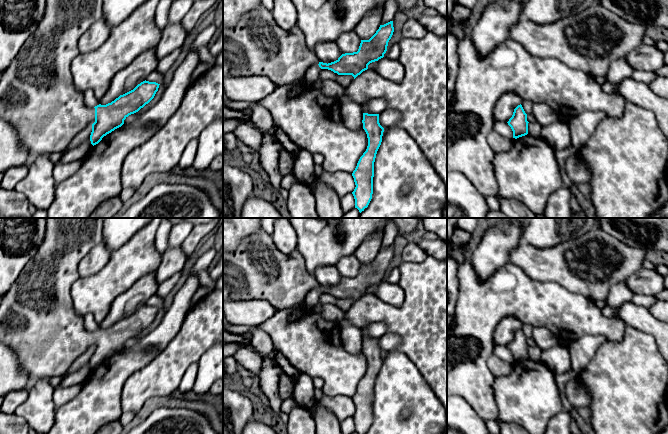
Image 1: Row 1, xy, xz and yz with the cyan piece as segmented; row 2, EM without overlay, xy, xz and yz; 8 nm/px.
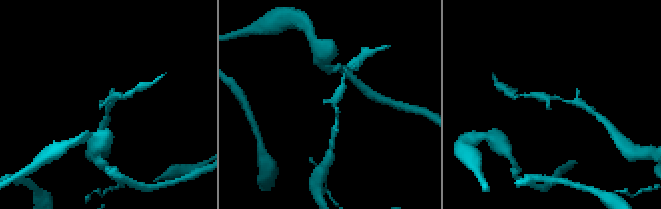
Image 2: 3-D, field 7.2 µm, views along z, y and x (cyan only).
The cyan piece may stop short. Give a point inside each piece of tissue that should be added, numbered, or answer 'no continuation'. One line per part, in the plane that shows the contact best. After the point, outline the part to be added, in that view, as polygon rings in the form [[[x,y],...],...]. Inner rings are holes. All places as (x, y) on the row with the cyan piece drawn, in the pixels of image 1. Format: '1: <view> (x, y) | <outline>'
1: xy (38, 97) | [[[46,0],[45,13],[37,25],[36,31],[25,41],[0,78],[0,119],[8,122],[16,129],[20,143],[29,150],[31,157],[64,151],[80,131],[95,122],[95,108],[88,107],[85,104],[84,93],[76,88],[71,73],[71,63],[73,59],[80,54],[78,50],[78,40],[80,37],[91,27],[92,24],[102,18],[103,1],[104,0]]]

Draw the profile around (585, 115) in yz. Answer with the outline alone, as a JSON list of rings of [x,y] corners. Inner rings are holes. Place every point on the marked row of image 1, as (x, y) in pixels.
[[[583,112],[579,115],[576,115],[574,118],[575,119],[591,119],[593,118],[595,115],[601,115],[602,119],[607,118],[607,115],[605,113],[601,113],[601,112]]]

